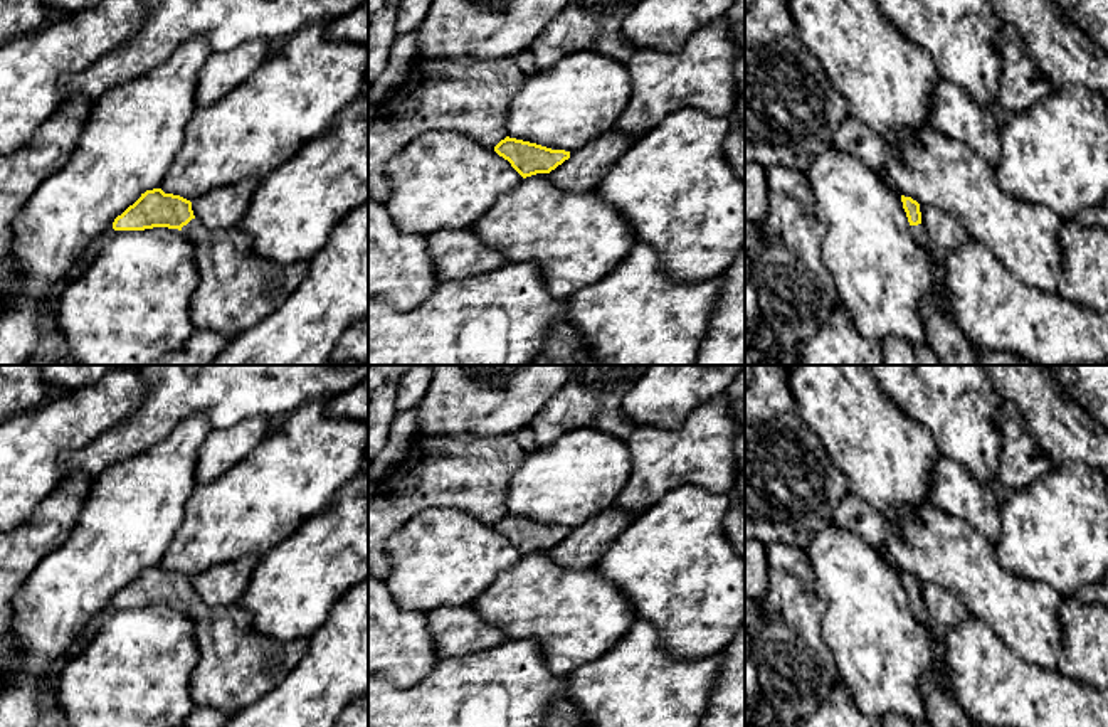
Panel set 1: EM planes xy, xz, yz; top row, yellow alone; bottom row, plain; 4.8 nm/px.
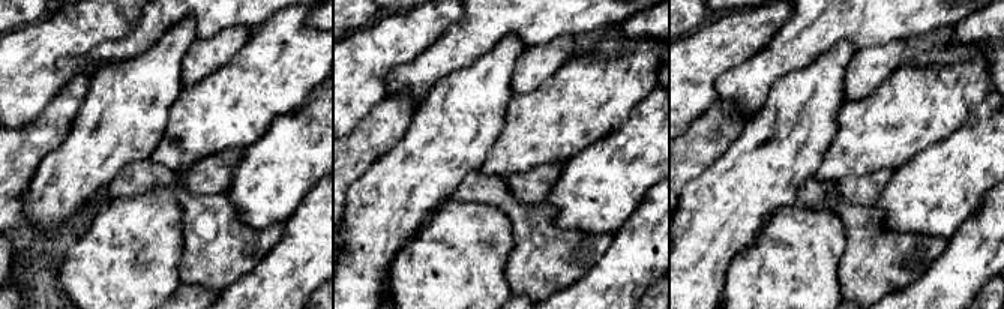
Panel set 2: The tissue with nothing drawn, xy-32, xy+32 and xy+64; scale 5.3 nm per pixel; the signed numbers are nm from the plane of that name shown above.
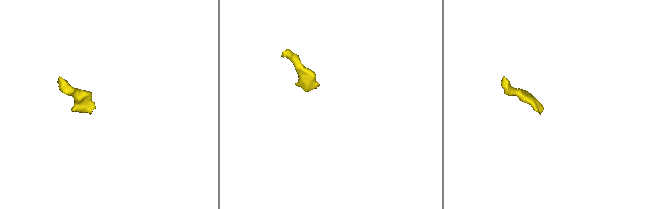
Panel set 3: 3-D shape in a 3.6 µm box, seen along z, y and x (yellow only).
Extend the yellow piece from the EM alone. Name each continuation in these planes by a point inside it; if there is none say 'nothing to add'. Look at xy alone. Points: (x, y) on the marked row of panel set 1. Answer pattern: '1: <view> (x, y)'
1: xy (236, 290)

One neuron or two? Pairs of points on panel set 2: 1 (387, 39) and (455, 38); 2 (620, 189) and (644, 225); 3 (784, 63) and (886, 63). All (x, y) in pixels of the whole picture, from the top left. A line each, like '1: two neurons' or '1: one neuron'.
1: two neurons
2: two neurons
3: two neurons

